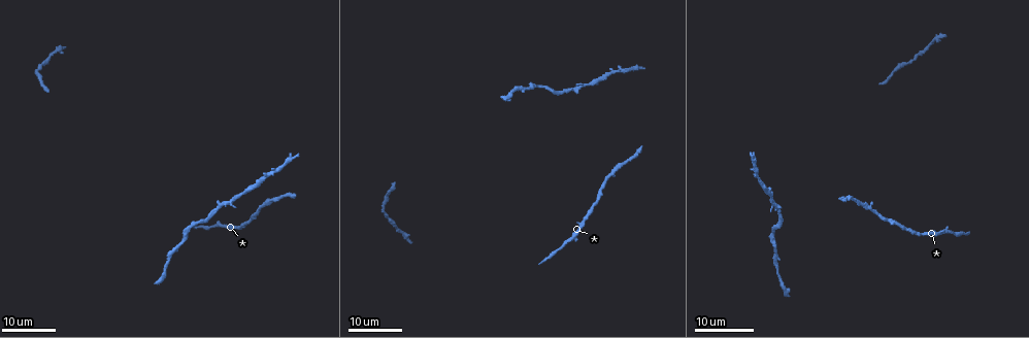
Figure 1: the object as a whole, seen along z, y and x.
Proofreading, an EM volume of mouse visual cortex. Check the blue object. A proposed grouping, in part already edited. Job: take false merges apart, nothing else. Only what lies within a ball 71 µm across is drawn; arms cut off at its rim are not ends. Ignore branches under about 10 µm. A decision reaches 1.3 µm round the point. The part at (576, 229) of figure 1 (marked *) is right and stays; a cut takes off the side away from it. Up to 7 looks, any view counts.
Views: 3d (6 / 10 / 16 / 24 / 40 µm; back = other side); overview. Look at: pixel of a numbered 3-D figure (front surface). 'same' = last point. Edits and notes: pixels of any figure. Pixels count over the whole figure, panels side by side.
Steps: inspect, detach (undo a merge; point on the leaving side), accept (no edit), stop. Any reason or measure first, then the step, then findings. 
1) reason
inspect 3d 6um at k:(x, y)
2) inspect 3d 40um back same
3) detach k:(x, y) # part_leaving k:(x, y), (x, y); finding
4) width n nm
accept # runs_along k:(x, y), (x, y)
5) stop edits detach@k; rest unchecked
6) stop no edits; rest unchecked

thin neck
inspect 3d 16um at 1:(572, 89)

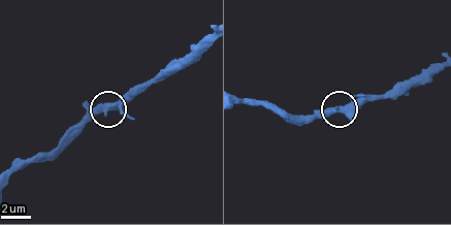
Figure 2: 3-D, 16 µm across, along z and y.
closer look
inspect 3d 10um at 2:(101, 105)

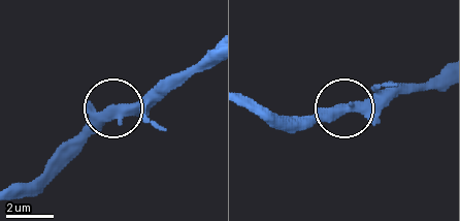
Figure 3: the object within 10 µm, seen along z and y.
accept # all the same neuron

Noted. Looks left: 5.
narrows sharply
inspect 3d 16um at 1:(186, 232)

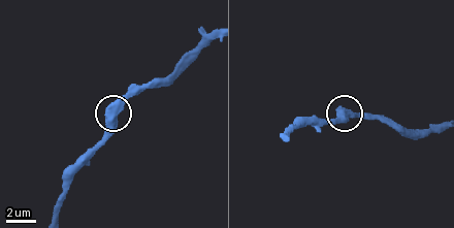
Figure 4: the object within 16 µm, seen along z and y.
inspect 3d 10um at 4:(349, 117)

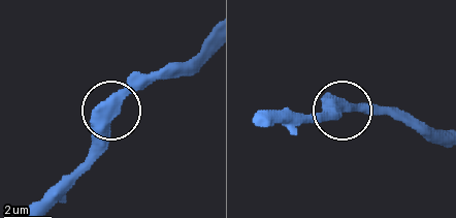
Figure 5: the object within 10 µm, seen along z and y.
accept # one neuron here

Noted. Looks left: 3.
calibre changes
inspect 3d 16um at 1:(170, 254)

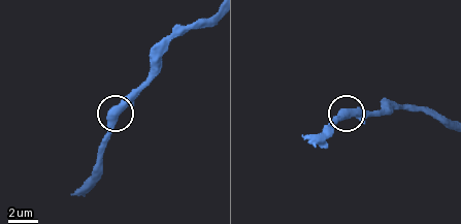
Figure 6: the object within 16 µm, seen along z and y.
closer look
inspect 3d 6um at 6:(347, 114)

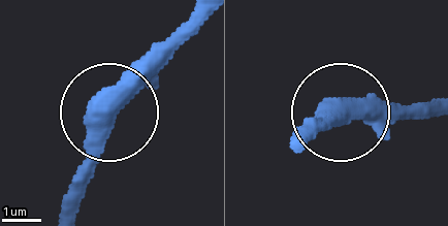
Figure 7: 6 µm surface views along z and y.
width 490 nm
accept # runs_along 7:(204, 15), (116, 104), (80, 200); one neuron here

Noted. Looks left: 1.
stop no edits; rest unchecked

